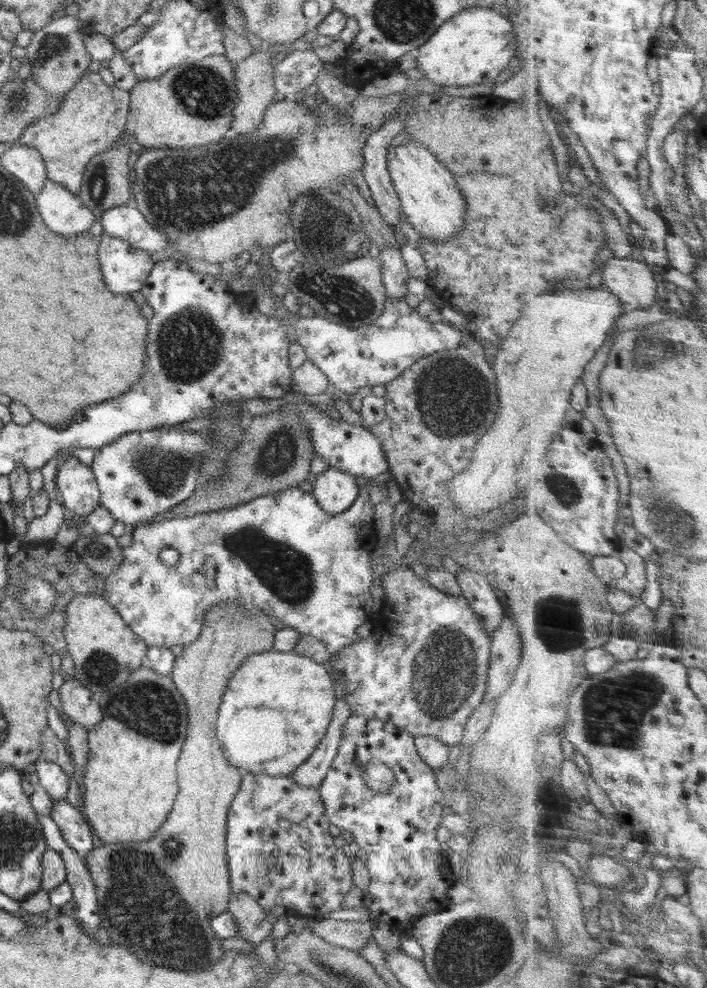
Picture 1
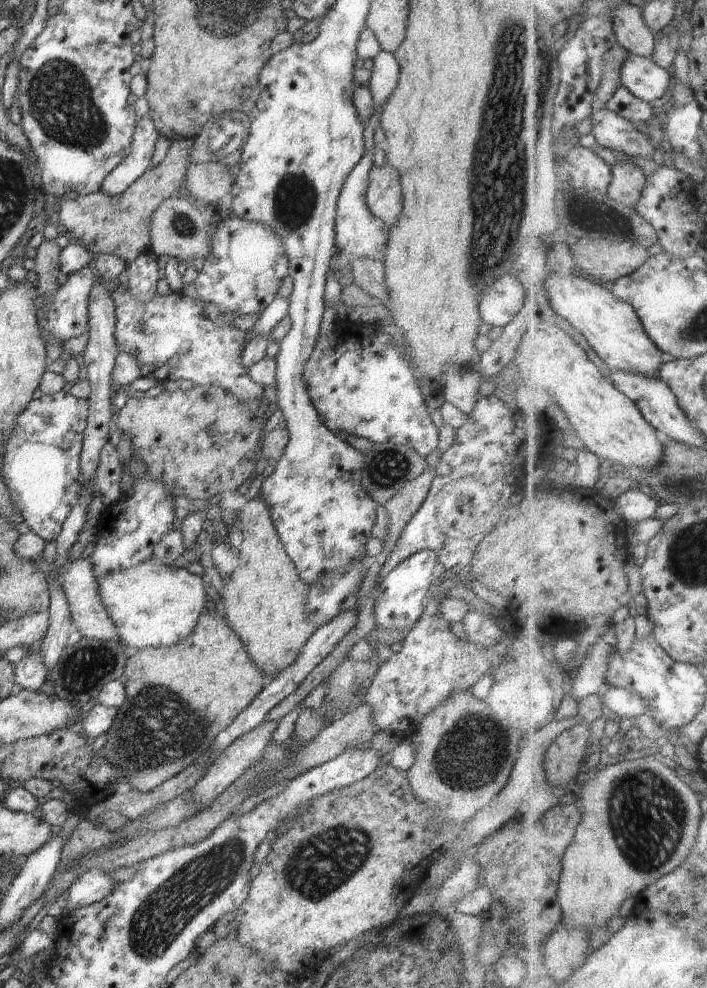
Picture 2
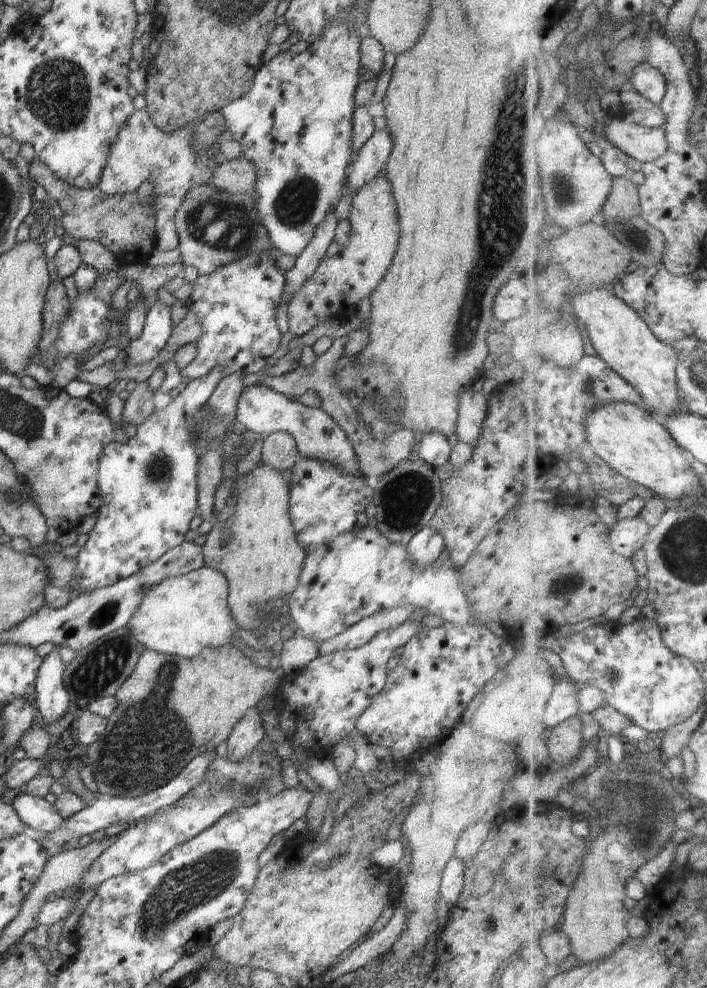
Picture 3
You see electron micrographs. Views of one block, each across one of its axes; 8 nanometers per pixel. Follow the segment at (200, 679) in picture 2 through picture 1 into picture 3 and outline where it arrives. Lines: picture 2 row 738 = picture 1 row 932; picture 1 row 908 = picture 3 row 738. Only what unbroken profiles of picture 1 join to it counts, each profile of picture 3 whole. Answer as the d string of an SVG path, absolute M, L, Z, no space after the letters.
M224 645L221 647L204 647L203 651L198 656L192 658L186 658L180 655L164 655L157 653L150 649L144 649L139 656L138 662L136 663L135 669L132 674L124 681L124 686L116 692L117 707L112 713L112 716L107 718L107 725L104 734L94 743L91 744L87 749L87 764L92 768L96 784L99 788L101 796L110 797L137 797L159 786L162 786L165 782L172 780L190 761L193 761L197 756L203 755L204 752L210 749L216 750L221 748L230 736L232 730L238 721L242 720L246 714L248 708L254 708L258 702L267 695L276 692L282 684L281 680L282 670L278 671L269 670L266 667L257 665L247 657L238 647L234 645Z

